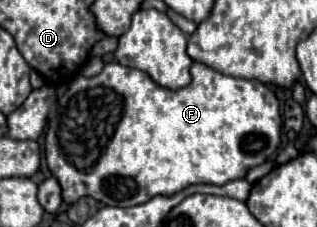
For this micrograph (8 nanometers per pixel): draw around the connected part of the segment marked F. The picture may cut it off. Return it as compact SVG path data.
M117 61L107 63L103 67L103 71L97 77L83 77L79 75L67 89L67 93L57 101L57 107L51 111L49 115L49 125L47 125L47 133L45 133L45 161L49 171L57 177L61 191L63 191L63 201L65 203L75 203L81 197L93 197L95 201L101 201L105 205L119 205L119 207L133 207L139 203L149 201L149 197L155 195L173 195L181 189L185 189L187 185L195 185L195 183L211 183L211 185L225 185L233 179L243 179L245 173L251 167L263 165L271 153L275 153L275 149L279 147L279 133L281 133L281 115L279 115L279 101L277 97L261 83L255 79L239 79L239 77L229 77L223 75L203 63L193 63L191 65L191 83L183 89L171 91L165 89L161 85L157 85L147 73L139 71L139 69L129 69L119 65Z

